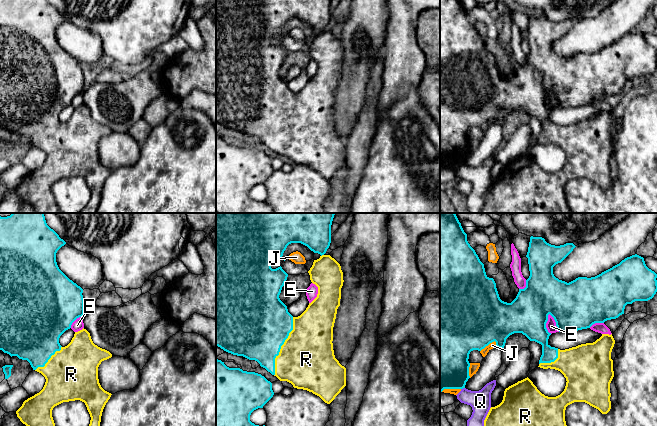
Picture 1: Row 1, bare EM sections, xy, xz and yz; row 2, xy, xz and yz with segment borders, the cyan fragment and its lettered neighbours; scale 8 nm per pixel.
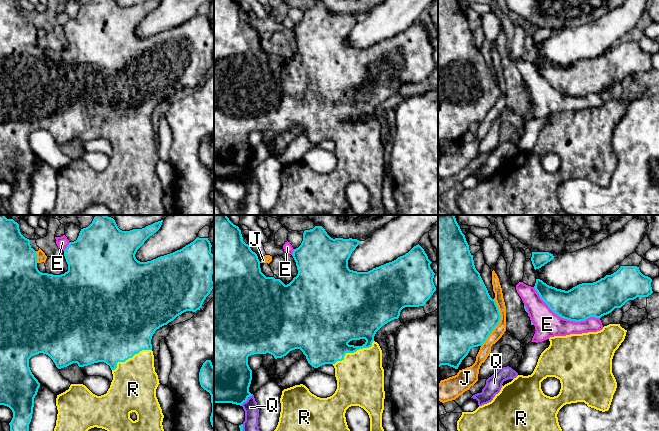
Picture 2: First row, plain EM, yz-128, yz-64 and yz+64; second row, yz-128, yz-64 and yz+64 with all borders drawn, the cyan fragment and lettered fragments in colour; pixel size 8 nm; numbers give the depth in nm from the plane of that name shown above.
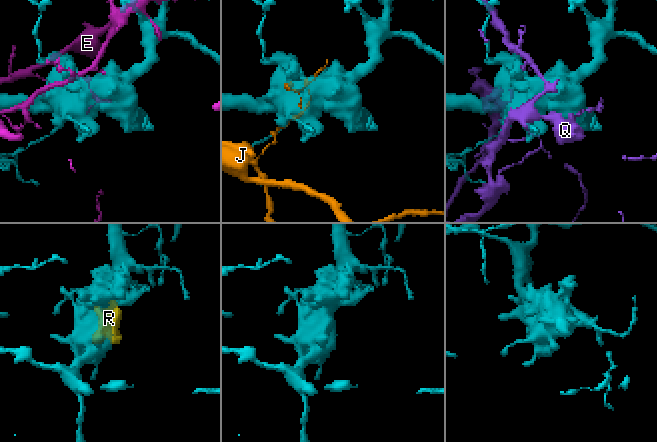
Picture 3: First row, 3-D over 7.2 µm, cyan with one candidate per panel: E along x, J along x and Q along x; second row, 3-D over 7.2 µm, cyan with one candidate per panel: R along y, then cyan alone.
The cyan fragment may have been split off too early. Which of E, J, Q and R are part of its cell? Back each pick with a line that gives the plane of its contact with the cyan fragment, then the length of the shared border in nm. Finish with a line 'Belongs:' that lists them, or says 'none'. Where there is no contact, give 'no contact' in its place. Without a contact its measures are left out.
R: contact in xz; length 500 nm
Belongs: R

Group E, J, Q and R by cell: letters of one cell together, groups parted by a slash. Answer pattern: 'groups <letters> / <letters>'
groups E / J / Q / R

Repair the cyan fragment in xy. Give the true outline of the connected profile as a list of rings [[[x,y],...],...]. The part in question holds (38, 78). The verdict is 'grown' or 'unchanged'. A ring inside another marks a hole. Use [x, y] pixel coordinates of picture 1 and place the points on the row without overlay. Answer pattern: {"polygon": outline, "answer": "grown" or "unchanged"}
{"polygon": [[[0,0],[0,126],[9,130],[11,133],[17,132],[19,135],[27,136],[33,146],[41,149],[46,155],[43,165],[39,169],[25,176],[22,182],[16,187],[17,193],[23,200],[32,205],[35,213],[63,213],[55,202],[52,193],[52,186],[55,182],[63,178],[75,176],[80,176],[85,179],[91,193],[87,206],[80,213],[96,213],[100,203],[103,185],[112,171],[101,163],[98,155],[98,143],[102,137],[111,134],[112,130],[109,127],[95,121],[91,115],[90,109],[84,104],[78,108],[75,108],[74,113],[67,122],[62,123],[59,119],[60,112],[66,106],[71,104],[72,99],[77,94],[84,91],[84,75],[82,71],[83,65],[70,56],[59,45],[56,38],[56,29],[65,20],[66,18],[61,15],[59,11],[47,0]]], "answer": "grown"}

